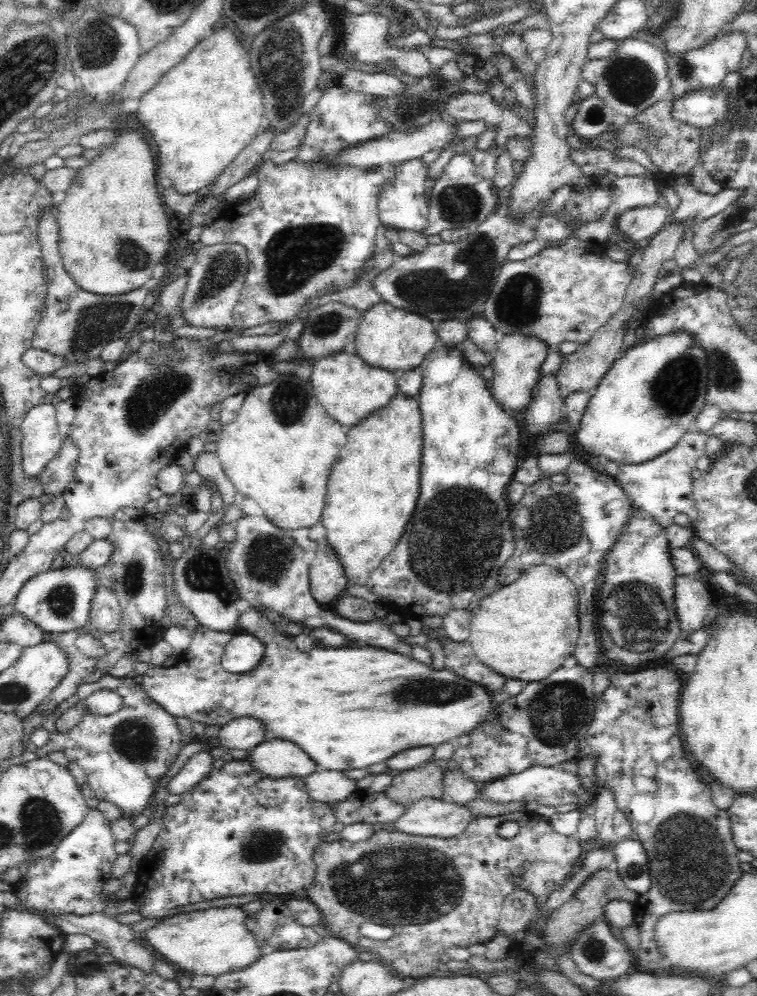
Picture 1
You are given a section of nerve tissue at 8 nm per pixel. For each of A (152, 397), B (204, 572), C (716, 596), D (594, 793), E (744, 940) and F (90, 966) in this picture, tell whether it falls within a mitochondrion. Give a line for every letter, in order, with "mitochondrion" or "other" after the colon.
A: mitochondrion
B: mitochondrion
C: other
D: other
E: other
F: other

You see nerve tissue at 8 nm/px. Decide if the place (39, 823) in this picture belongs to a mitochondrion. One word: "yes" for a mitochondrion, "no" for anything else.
yes

